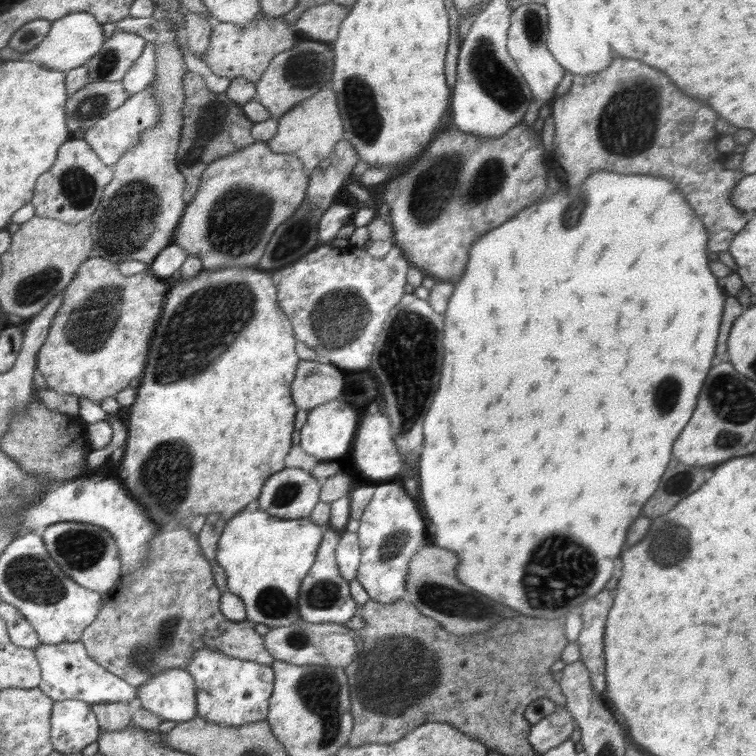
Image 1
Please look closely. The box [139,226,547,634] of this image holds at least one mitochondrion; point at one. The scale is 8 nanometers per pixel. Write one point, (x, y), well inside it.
(181, 356)

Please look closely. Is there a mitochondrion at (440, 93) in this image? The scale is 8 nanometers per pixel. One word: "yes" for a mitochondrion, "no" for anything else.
no

